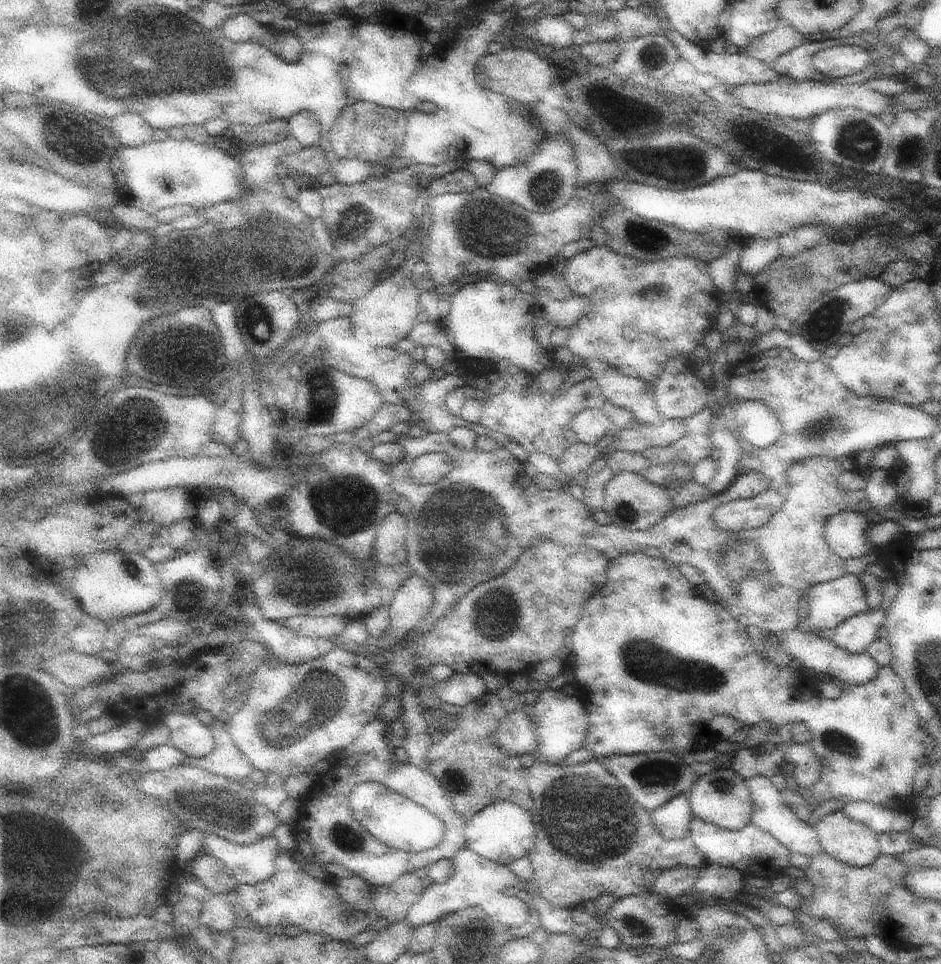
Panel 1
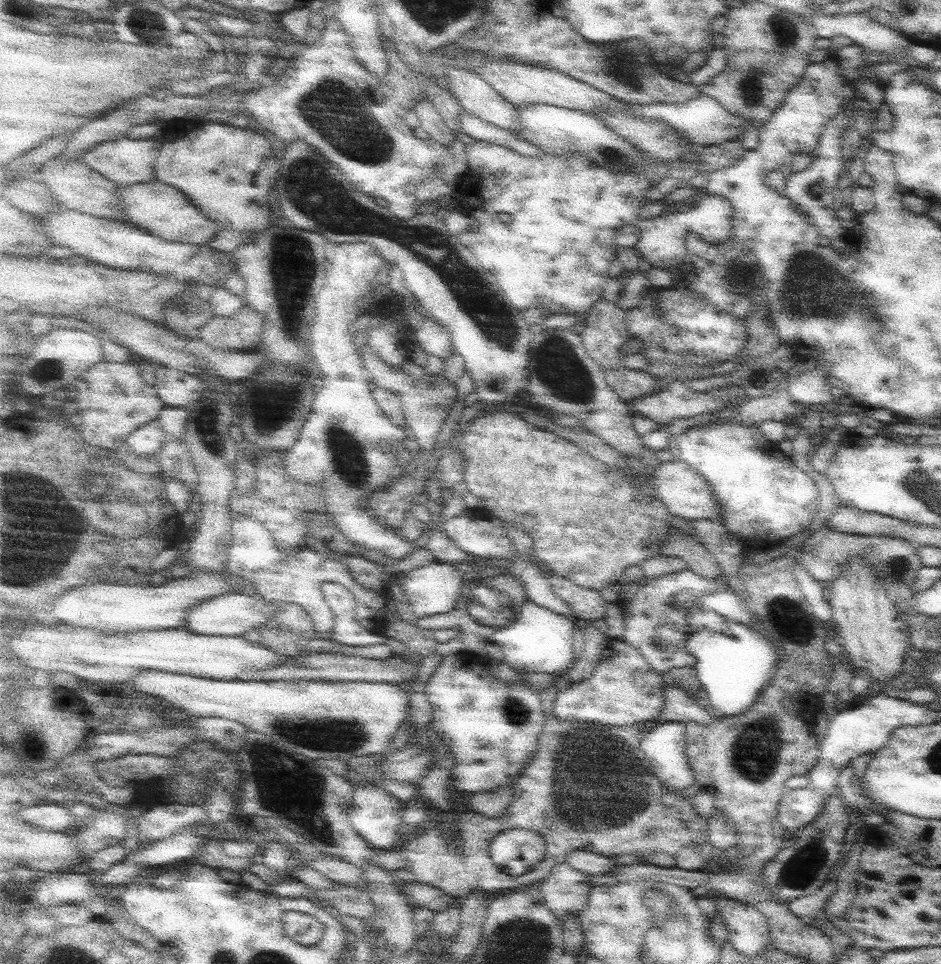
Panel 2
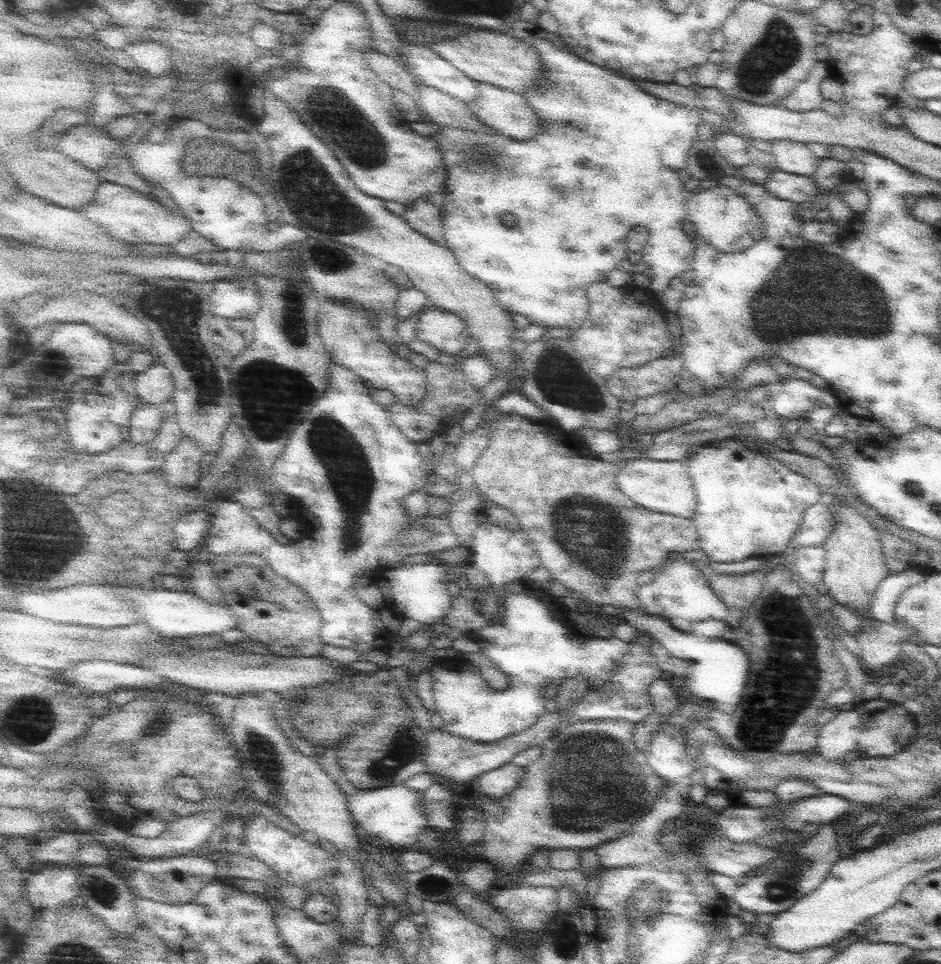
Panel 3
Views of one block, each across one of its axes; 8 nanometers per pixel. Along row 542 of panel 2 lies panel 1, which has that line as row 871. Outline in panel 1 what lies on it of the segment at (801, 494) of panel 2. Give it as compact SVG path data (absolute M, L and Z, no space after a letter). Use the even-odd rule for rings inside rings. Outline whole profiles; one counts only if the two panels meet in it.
M693 818L690 837L694 845L706 858L708 863L720 864L726 868L736 868L747 877L762 877L773 881L788 868L792 852L783 846L772 834L758 828L753 823L742 830L730 831L702 818Z

